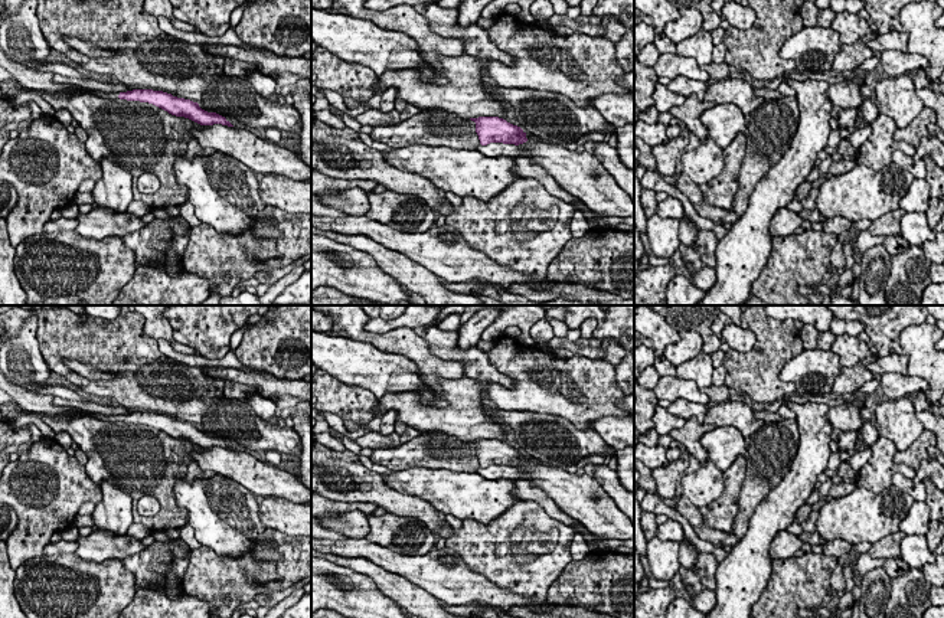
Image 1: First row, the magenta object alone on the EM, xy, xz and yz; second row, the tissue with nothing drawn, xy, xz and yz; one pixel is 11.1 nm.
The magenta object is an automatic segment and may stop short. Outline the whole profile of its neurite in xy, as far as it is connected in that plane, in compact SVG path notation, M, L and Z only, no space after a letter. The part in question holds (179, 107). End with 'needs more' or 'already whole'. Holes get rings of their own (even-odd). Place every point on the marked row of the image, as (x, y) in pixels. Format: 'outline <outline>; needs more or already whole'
outline M133 89L127 92L101 92L89 91L94 95L110 98L110 99L127 99L153 104L172 115L189 118L200 125L222 124L233 127L225 117L216 112L208 112L199 107L197 102L190 99L177 98L172 94L153 89Z; needs more

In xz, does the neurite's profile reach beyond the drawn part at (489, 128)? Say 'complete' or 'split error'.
complete

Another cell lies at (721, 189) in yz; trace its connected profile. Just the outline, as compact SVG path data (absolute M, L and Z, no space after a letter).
M739 133L732 143L722 150L723 169L719 176L699 184L703 200L723 210L731 210L735 193L739 189L739 170L745 157L745 133Z

